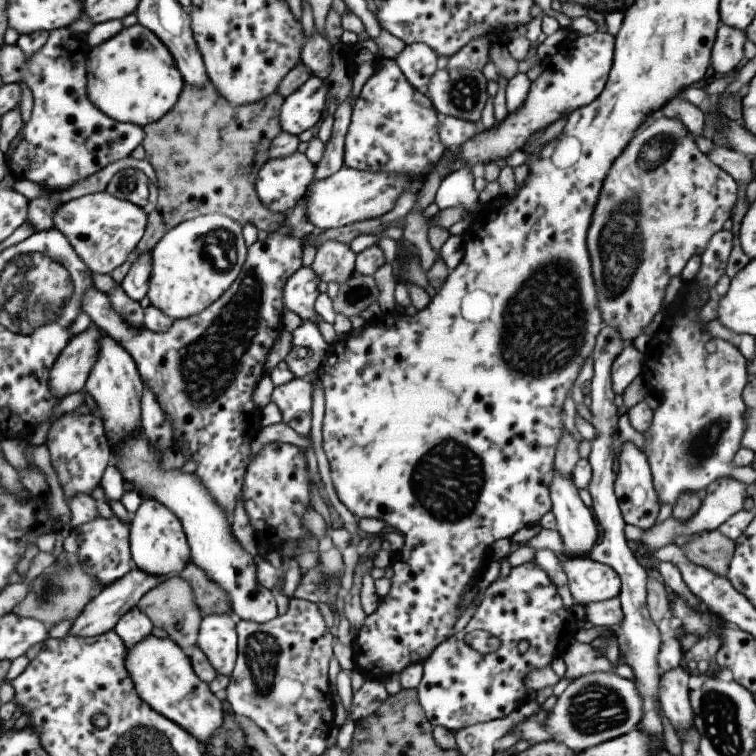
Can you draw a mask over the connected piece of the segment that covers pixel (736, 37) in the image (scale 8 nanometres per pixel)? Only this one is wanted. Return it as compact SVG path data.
M721 22L711 55L711 75L719 77L736 72L745 61L743 49L746 41L744 31L726 27Z

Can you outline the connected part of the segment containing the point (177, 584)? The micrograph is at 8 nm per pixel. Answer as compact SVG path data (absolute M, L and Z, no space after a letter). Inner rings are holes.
M179 575L164 579L164 581L152 588L142 596L138 602L137 610L141 611L151 622L156 632L165 632L180 648L197 646L199 627L204 616L195 604L195 597L190 584L186 583Z

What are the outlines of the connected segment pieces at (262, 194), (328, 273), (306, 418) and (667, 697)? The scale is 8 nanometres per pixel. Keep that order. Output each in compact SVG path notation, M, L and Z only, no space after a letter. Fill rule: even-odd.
M298 151L288 157L269 159L255 181L257 196L269 210L286 214L305 198L315 171L305 154Z
M335 241L324 242L317 248L312 271L320 281L337 282L339 285L348 281L355 271L355 254L350 246Z
M305 378L275 386L272 392L271 402L282 411L283 423L302 437L311 436L313 389L312 382Z
M680 665L660 676L659 702L662 706L664 716L670 720L678 733L680 730L686 732L694 724L694 712L690 706L690 672L684 670Z

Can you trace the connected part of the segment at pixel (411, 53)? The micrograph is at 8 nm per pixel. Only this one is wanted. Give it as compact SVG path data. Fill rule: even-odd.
M423 43L407 45L395 59L404 77L422 94L427 95L427 87L437 72L439 55Z

